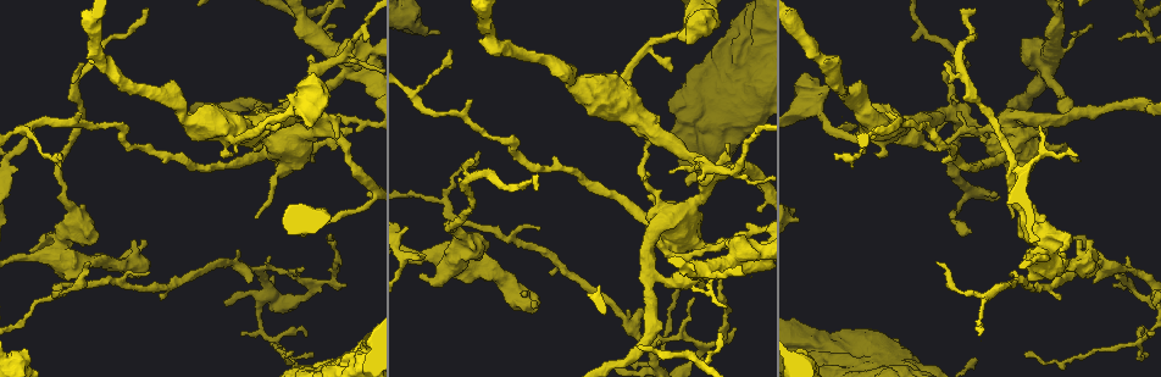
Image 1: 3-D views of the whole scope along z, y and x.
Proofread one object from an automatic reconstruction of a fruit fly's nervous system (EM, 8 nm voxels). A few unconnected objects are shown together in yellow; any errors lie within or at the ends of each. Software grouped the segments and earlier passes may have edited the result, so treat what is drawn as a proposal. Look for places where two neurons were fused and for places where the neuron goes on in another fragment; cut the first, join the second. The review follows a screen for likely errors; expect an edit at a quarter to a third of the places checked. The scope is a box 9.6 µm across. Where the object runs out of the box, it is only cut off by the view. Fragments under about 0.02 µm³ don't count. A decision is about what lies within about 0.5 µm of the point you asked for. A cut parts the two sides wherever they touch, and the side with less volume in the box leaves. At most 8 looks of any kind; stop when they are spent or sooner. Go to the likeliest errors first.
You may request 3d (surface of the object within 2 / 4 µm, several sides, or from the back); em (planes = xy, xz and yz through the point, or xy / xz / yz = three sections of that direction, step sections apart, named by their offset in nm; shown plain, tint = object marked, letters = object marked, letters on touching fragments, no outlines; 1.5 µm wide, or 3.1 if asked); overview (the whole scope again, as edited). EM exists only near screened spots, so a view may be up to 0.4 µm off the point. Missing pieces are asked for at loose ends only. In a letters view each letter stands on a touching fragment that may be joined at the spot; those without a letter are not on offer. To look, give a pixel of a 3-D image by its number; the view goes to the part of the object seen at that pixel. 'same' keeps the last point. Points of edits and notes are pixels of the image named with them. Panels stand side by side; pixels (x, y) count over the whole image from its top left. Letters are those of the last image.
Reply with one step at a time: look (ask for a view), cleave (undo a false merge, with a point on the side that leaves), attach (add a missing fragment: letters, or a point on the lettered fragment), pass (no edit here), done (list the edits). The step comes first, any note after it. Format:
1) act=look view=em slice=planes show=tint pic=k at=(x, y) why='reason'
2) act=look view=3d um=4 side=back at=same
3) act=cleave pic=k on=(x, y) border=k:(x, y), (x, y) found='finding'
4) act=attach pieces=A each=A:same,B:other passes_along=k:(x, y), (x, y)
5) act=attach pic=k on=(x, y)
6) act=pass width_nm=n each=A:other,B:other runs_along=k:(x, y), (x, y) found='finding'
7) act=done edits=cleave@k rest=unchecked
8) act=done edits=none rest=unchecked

act=look view=3d um=2 pic=1 at=(1062, 251) why='free end'

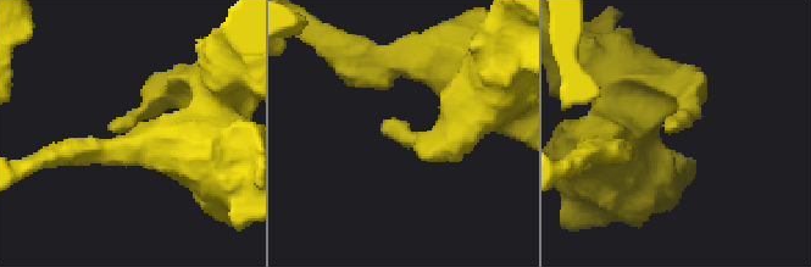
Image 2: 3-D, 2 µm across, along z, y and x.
act=look view=em slice=planes show=letters pic=2 at=(112, 129) why='shape alone is not enough'

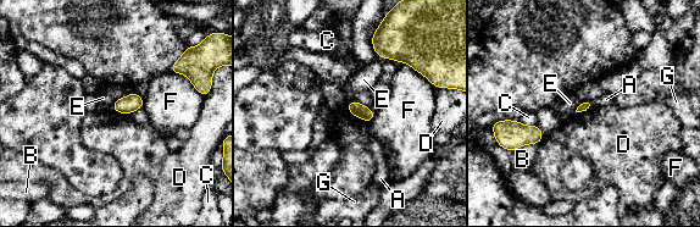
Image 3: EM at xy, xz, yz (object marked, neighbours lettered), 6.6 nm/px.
act=pass each=A:other,B:other,C:other,D:other,E:other,F:other,G:other border=3:(346, 104), (353, 115), (370, 125) found='no lettered fragment goes on from it'

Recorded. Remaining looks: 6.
act=look view=3d um=4 pic=1 at=(725, 146) why='free end'

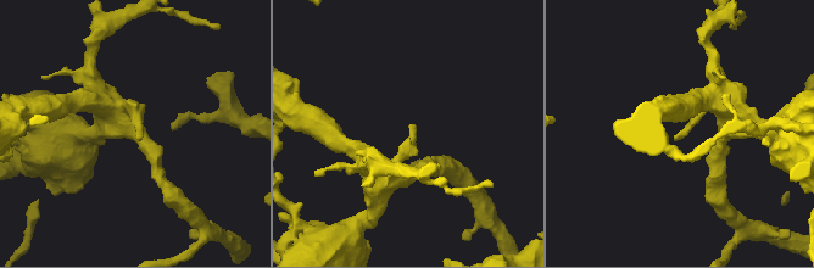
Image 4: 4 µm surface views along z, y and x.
act=look view=em slice=planes show=letters pic=4 at=(410, 126) why='now the EM'

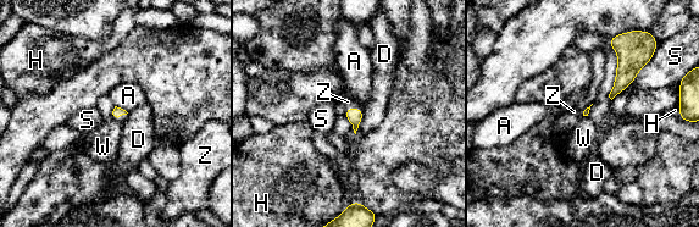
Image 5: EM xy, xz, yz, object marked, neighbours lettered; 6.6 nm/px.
act=pass each=A:other,D:other,H:other,S:other,W:other,Z:other found='no lettered fragment goes on from it'

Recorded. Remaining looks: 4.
act=look view=3d um=4 pic=1 at=(691, 340) why='thick turns thin'

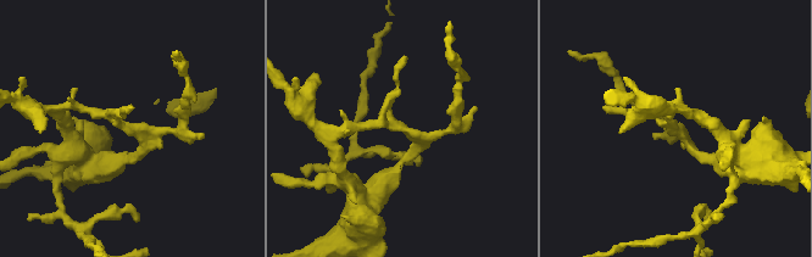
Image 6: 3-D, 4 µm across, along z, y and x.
act=look view=em slice=planes show=letters pic=6 at=(400, 125)

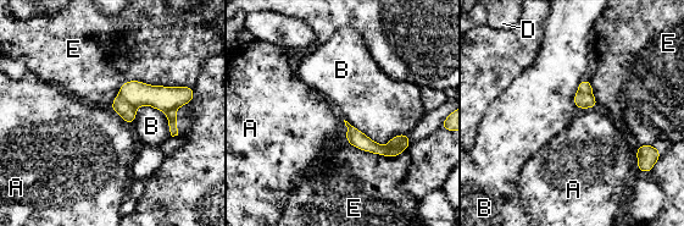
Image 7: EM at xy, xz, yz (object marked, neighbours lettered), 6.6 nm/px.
act=cleave pic=7 on=(360, 141) width_nm=40 longest_contact=E:500nm each=A:other,B:other,D:other,E:other found='a second neuron is stuck on'

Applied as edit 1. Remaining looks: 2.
act=done edits=cleave@7 rest=unchecked

